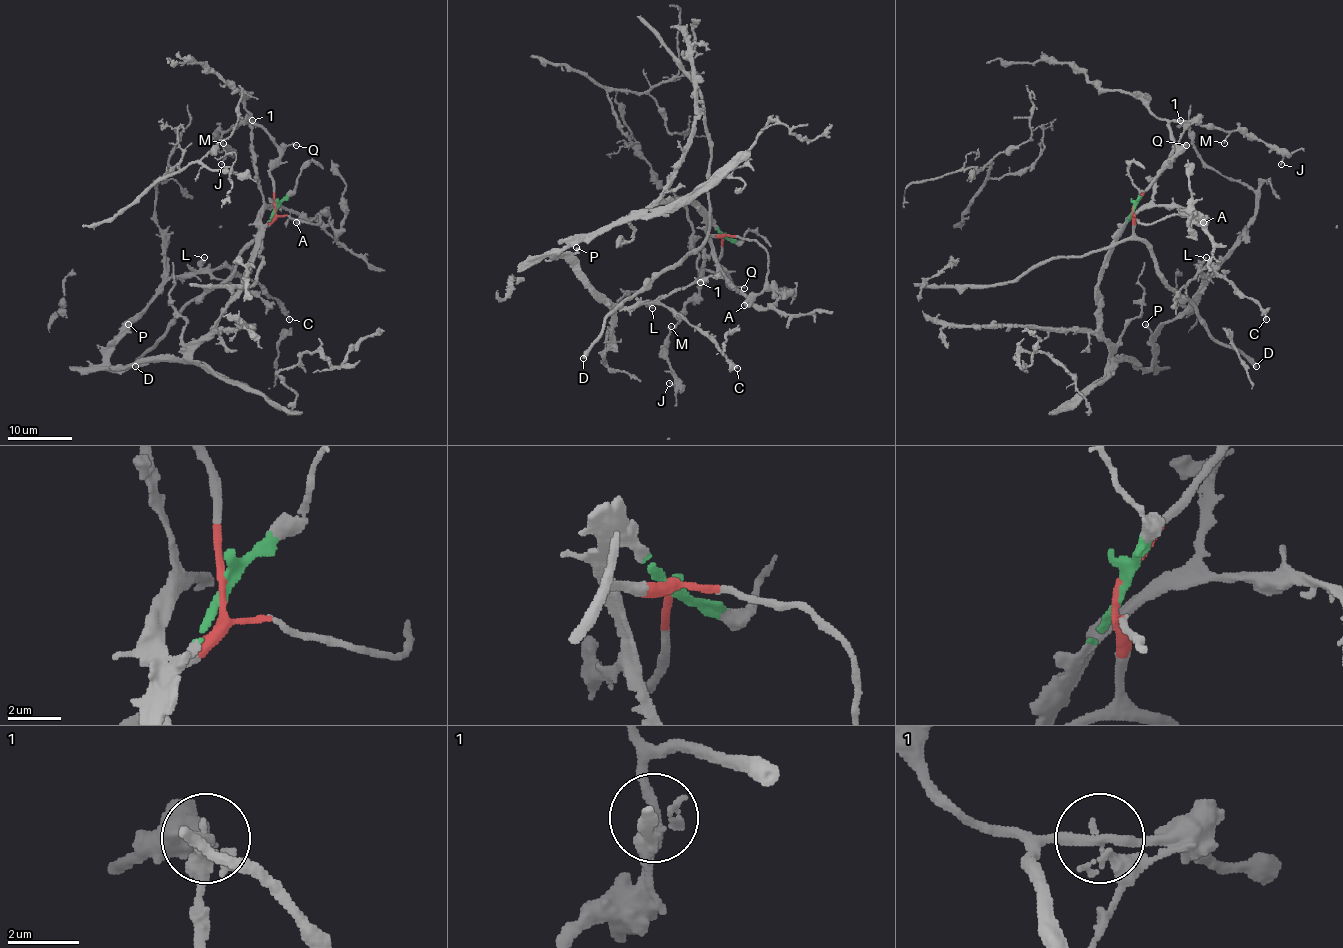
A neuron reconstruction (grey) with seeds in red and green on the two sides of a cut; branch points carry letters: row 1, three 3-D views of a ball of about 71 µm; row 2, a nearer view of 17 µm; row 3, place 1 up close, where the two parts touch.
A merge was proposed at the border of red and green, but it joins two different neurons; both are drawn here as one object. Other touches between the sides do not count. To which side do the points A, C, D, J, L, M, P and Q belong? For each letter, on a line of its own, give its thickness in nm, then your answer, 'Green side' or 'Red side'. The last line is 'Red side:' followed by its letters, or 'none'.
A: Thickness 700 nm. Red side
C: Thickness 160 nm. Green side
D: Thickness 440 nm. Red side
J: Thickness 120 nm. Red side
L: Thickness 200 nm. Green side
M: Thickness 180 nm. Red side
P: Thickness 200 nm. Green side
Q: Thickness 160 nm. Red side
Red side: A, D, J, M, Q

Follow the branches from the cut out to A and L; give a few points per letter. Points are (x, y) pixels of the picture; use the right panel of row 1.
A: (1133, 208), (1133, 216), (1150, 224), (1185, 214), (1203, 222)
L: (1133, 208), (1098, 285), (1098, 330), (1114, 358), (1148, 368), (1159, 329), (1193, 300), (1203, 282), (1206, 258)

